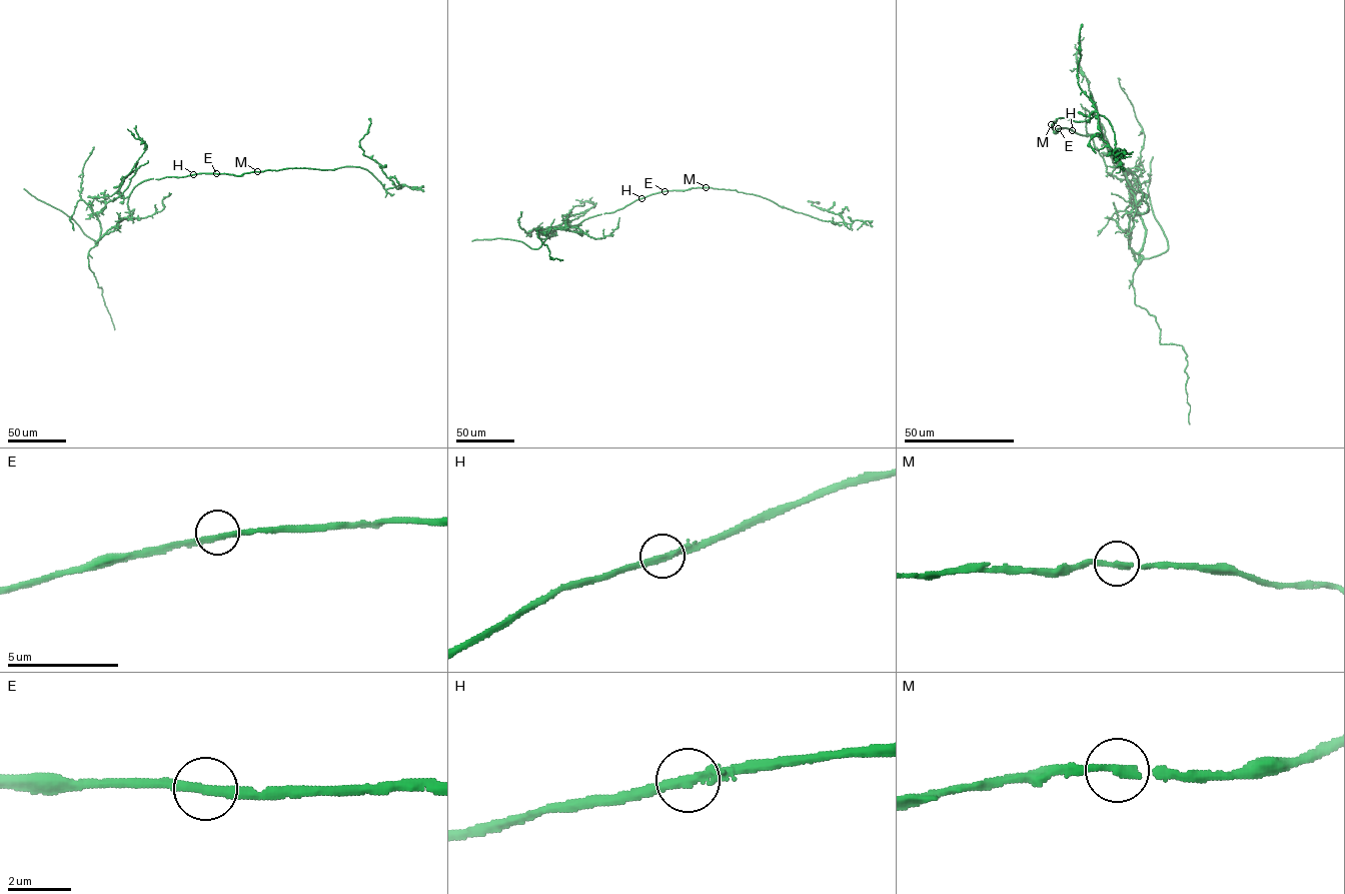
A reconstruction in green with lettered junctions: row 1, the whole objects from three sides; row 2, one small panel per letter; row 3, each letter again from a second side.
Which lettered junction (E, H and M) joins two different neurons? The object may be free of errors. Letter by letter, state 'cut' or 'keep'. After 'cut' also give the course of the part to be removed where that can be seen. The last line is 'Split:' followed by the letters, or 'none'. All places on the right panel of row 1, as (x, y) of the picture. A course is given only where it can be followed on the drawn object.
E: keep
H: keep
M: keep
Split: none

